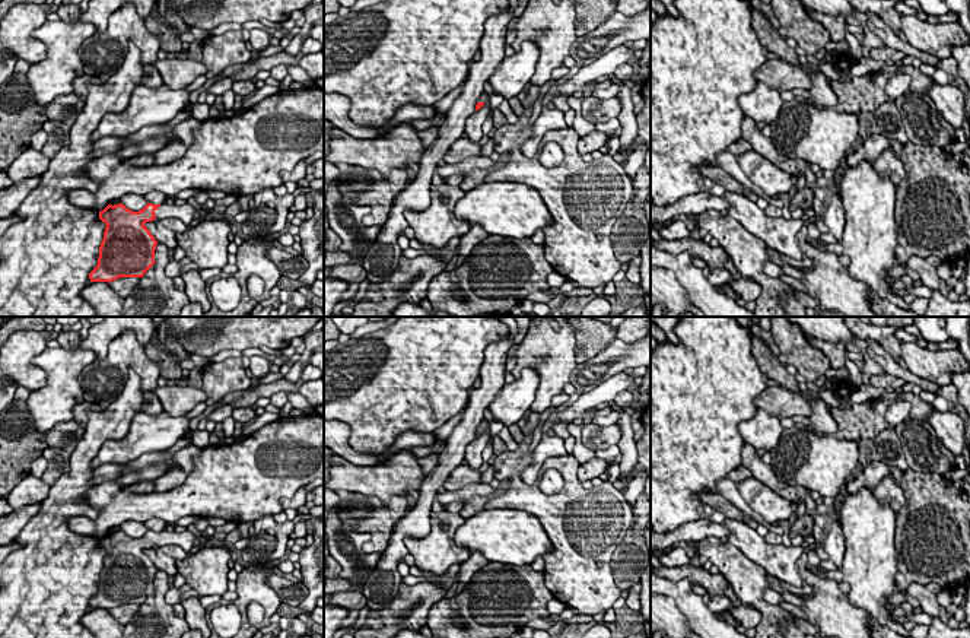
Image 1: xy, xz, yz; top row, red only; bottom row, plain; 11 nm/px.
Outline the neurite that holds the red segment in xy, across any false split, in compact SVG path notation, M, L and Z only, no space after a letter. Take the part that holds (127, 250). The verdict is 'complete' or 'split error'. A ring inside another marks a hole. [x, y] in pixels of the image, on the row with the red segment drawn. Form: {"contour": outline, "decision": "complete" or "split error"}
{"contour": "M123 203L108 204L99 212L106 225L99 247L96 267L89 273L90 282L112 282L120 277L143 277L155 264L158 241L144 226L155 219L178 218L190 225L197 209L182 206L147 203L141 210L133 212Z", "decision": "split error"}

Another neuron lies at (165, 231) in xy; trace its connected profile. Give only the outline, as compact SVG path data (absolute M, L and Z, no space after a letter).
M178 218L146 222L144 226L155 237L158 244L165 244L169 250L175 250L178 247L176 234L188 229L187 225Z

